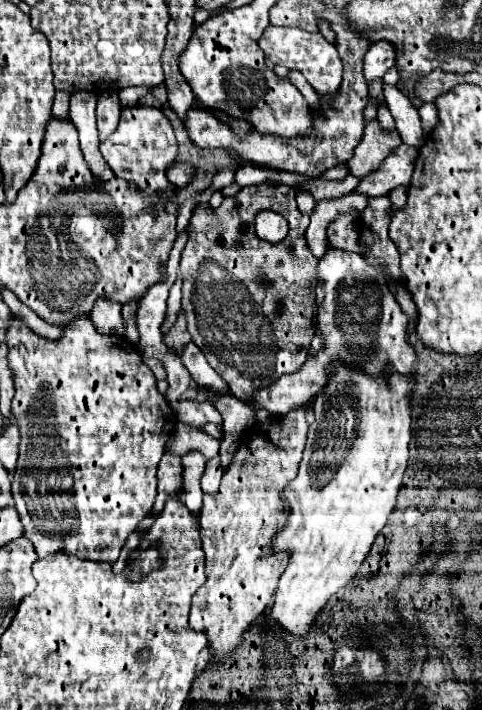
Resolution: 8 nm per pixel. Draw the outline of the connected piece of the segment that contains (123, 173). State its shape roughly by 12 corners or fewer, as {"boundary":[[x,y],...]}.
{"boundary":[[156,107],[122,111],[100,143],[112,173],[146,199],[172,199],[170,121]]}

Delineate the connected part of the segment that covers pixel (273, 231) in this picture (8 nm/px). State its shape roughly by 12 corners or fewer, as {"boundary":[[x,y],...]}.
{"boundary":[[274,211],[256,215],[256,235],[280,243],[288,221]]}

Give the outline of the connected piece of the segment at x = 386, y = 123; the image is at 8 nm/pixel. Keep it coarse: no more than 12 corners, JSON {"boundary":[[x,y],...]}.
{"boundary":[[384,105],[378,109],[378,123],[384,131],[394,131],[396,123]]}

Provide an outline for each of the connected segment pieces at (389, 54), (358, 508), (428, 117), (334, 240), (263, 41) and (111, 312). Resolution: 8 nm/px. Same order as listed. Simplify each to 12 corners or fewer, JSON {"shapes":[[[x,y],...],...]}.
{"shapes":[[[374,43],[364,57],[368,83],[396,63],[392,43]],[[412,379],[312,407],[270,621],[306,641],[396,507]],[[424,103],[418,109],[422,119],[424,139],[438,125],[434,103]],[[338,217],[328,239],[336,249],[364,255],[356,217]],[[268,25],[270,63],[300,71],[336,99],[342,61],[320,33]],[[96,299],[92,321],[100,333],[124,335],[122,307]]]}

